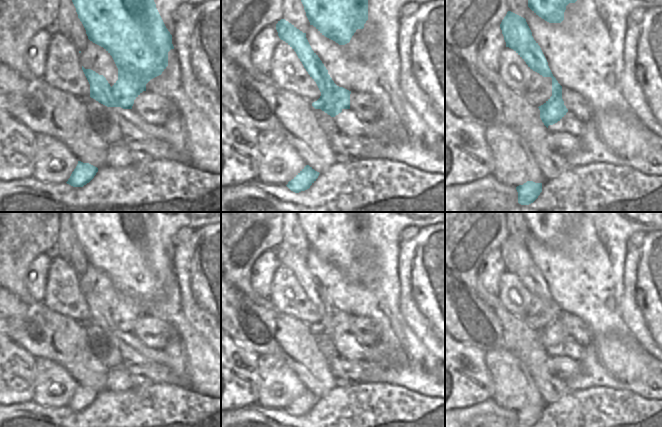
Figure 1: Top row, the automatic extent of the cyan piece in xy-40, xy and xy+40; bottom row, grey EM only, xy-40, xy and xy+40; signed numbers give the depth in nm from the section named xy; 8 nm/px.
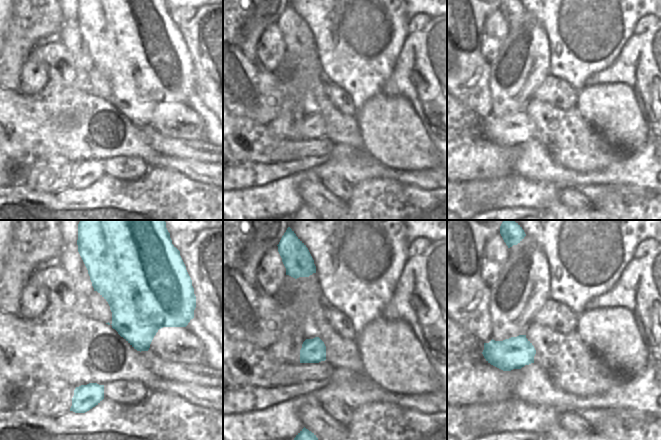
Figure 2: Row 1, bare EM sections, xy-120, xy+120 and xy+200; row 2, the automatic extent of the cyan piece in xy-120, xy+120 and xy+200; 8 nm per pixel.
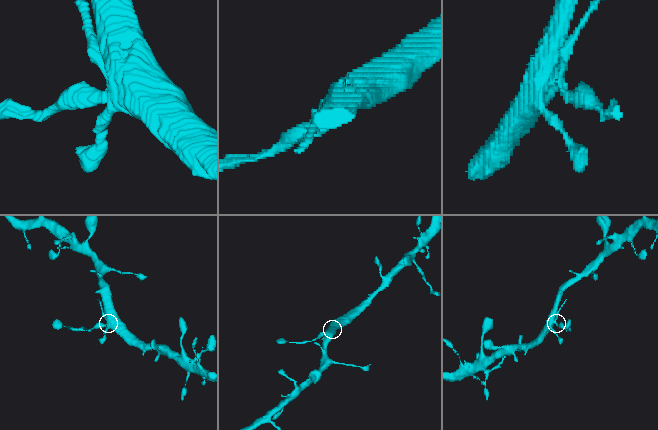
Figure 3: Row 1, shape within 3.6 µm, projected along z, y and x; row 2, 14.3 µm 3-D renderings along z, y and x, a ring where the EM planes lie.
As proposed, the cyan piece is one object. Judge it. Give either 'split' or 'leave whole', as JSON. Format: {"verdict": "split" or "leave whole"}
{"verdict": "split"}

